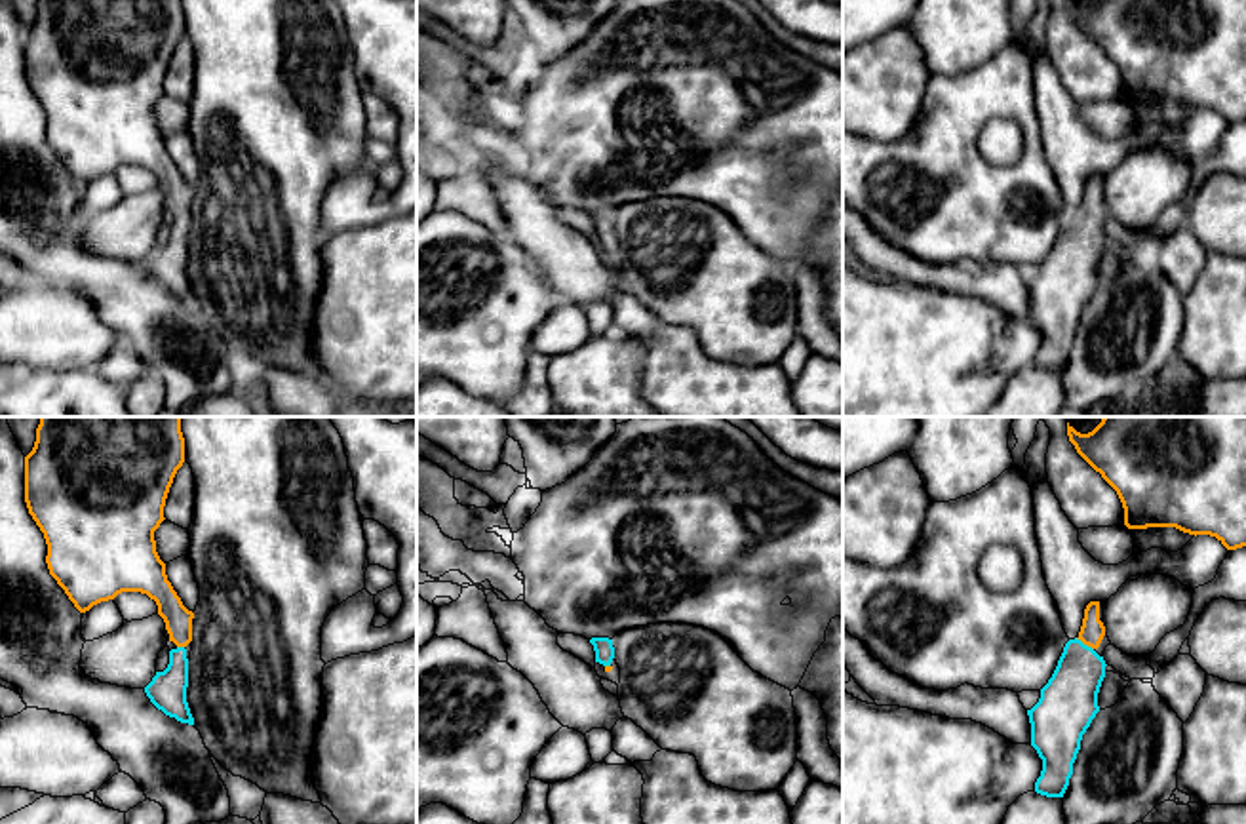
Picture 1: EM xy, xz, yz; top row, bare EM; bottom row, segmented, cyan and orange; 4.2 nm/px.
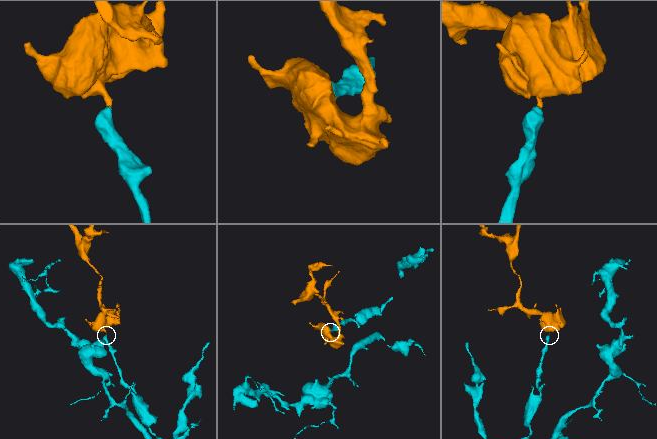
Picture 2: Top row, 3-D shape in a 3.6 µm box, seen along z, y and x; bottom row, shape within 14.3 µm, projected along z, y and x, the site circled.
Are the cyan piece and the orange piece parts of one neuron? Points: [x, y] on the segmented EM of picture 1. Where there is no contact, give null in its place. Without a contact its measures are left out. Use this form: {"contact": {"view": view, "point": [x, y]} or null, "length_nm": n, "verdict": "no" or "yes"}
{"contact": {"view": "yz", "point": [1083, 644]}, "length_nm": 90, "verdict": "yes"}

